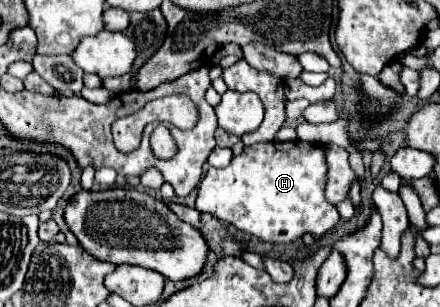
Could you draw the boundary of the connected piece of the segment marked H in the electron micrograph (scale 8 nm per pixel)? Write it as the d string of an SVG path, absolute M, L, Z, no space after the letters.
M272 141L244 147L224 169L210 167L198 185L196 209L236 225L266 243L292 243L306 231L324 235L340 221L338 209L324 197L324 147L302 141Z

